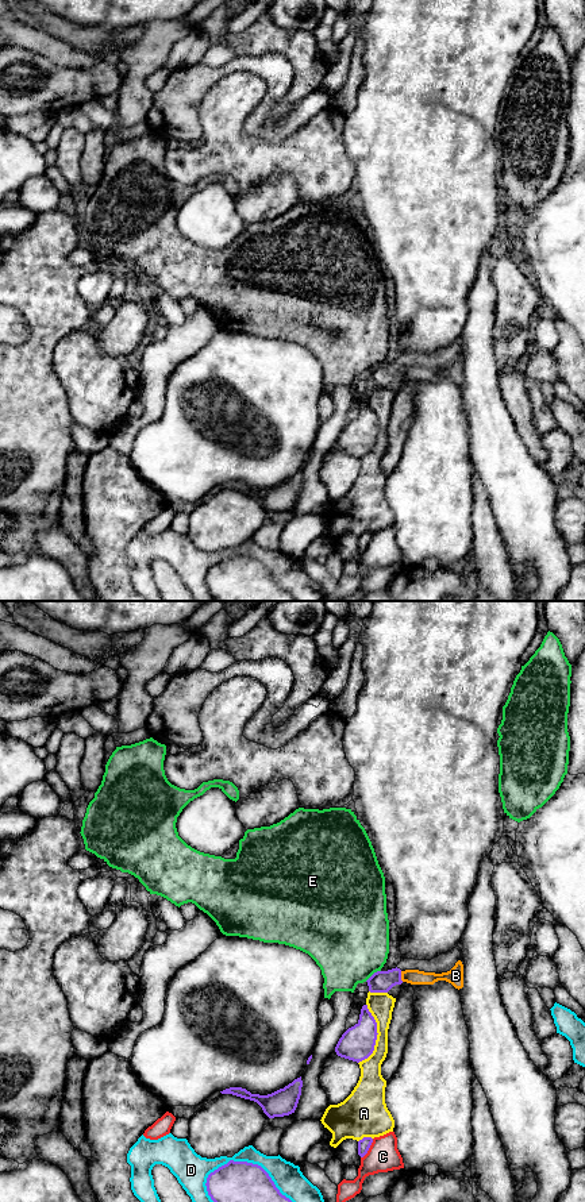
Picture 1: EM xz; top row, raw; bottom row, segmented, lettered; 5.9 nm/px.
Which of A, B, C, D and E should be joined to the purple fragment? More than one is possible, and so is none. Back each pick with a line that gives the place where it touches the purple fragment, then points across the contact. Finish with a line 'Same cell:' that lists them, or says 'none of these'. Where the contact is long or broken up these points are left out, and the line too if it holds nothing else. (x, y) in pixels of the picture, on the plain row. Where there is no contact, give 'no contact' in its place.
B: xz (400, 372) | across xz (381, 376), (400, 372), (414, 372)
Same cell: B

